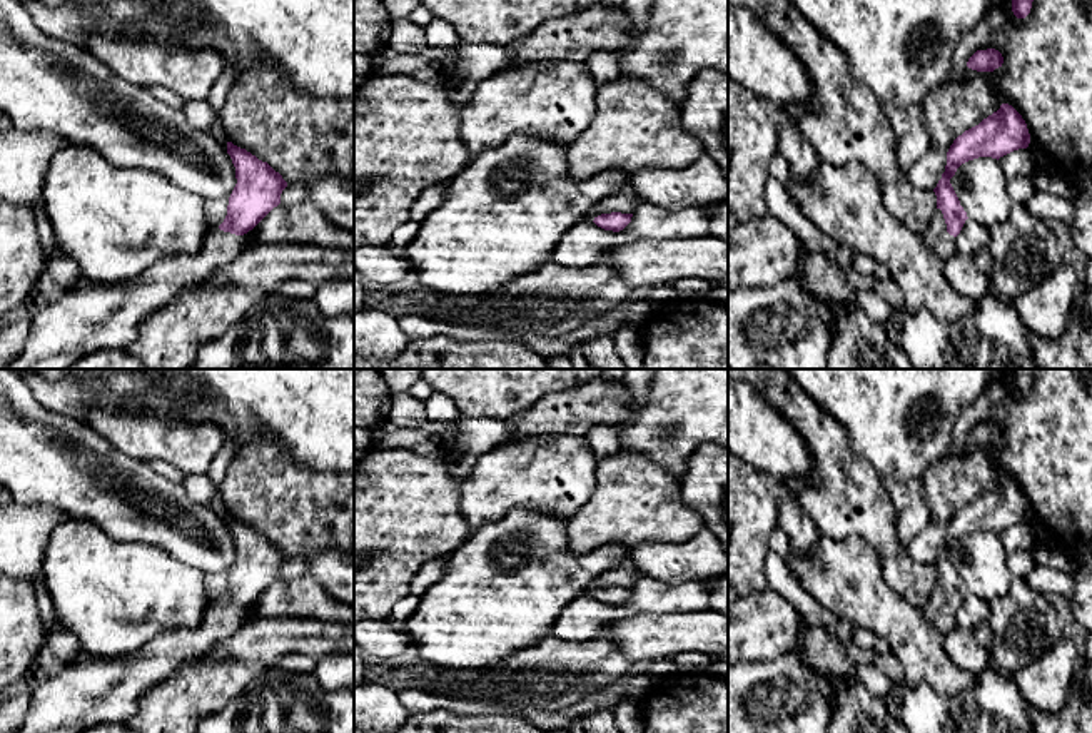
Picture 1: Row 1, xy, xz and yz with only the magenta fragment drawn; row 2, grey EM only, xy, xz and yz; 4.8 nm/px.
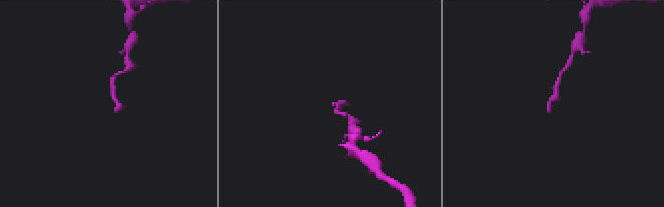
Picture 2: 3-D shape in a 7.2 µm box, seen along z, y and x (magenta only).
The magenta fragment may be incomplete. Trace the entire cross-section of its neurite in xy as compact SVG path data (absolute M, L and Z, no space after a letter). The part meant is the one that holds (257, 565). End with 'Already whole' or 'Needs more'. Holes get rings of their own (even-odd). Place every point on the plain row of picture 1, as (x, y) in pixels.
M227 516L237 558L229 571L227 589L204 621L192 628L165 629L140 650L120 658L92 656L83 650L68 663L52 663L30 695L27 716L17 733L83 733L95 725L124 723L137 711L139 698L174 673L180 663L205 656L217 643L244 624L244 608L252 604L274 581L287 556L267 536Z. Needs more

